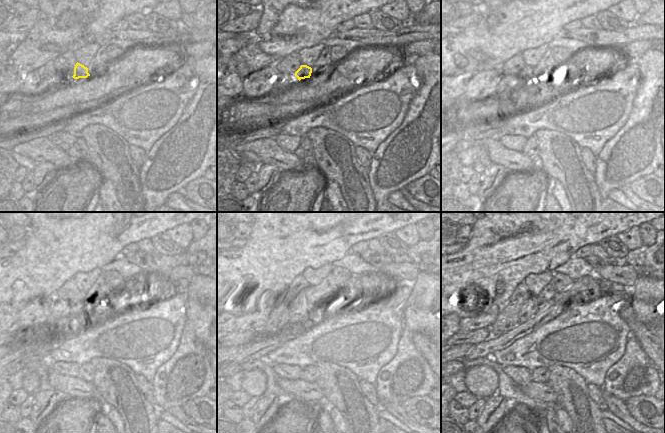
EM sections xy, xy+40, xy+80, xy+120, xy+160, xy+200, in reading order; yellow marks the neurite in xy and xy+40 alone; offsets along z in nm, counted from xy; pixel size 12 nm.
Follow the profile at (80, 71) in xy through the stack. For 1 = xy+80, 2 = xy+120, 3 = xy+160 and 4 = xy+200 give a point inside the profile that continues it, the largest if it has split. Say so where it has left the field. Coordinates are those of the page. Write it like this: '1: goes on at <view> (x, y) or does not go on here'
1: goes on at xy+80 (526, 76)
2: goes on at xy+120 (79, 308)
3: goes on at xy+160 (303, 309)
4: goes on at xy+200 (529, 308)

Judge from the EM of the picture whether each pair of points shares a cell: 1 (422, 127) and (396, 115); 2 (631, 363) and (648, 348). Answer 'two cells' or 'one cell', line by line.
1: two cells
2: two cells

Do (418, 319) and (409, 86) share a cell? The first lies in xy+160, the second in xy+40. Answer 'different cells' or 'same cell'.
different cells

